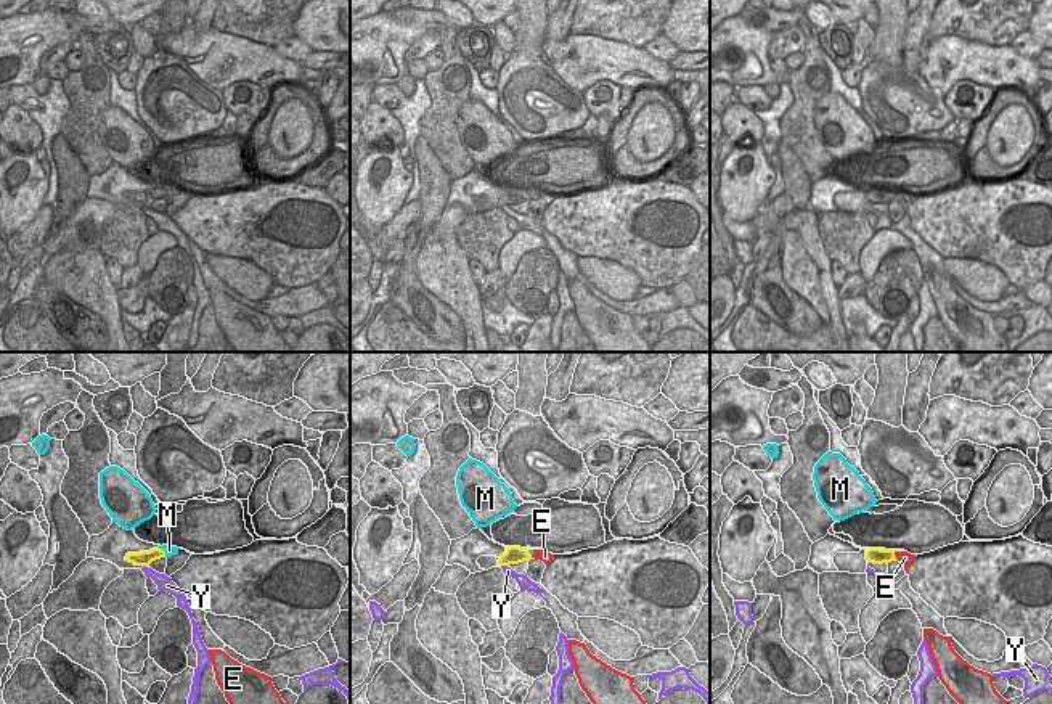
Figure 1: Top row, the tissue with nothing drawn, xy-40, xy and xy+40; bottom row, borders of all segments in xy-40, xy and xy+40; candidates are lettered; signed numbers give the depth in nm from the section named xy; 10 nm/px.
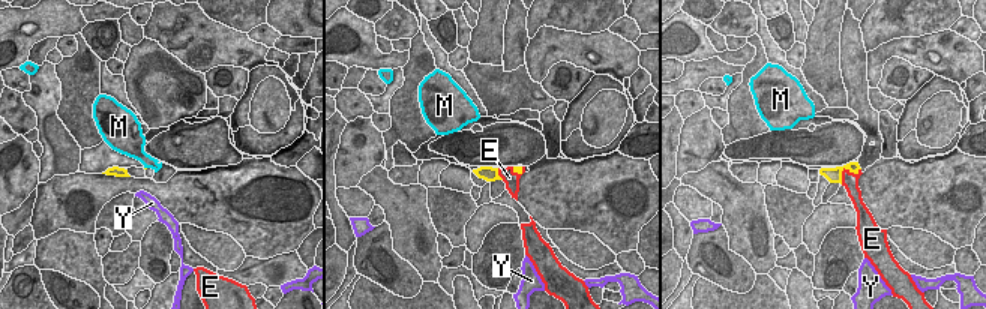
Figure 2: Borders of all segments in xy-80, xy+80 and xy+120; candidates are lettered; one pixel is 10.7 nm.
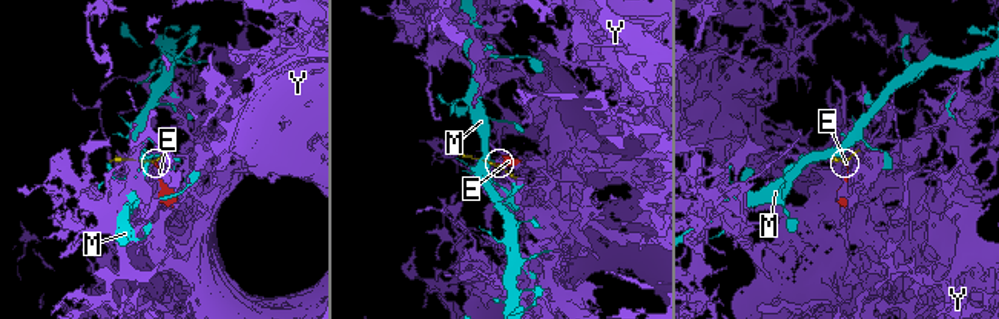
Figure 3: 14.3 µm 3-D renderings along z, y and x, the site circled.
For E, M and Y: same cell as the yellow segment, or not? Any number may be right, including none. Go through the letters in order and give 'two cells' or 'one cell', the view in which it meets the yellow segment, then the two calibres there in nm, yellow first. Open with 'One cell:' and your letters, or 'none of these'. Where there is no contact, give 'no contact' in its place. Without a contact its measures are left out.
One cell: none of these
E: two cells; meets yellow in xy+40; 160 nm thick on the yellow side, 140 nm on the other
M: two cells; meets yellow in xy-40; 160 nm thick on the yellow side, 100 nm on the other
Y: two cells; meets yellow in xy; 190 nm thick on the yellow side, 120 nm on the other

